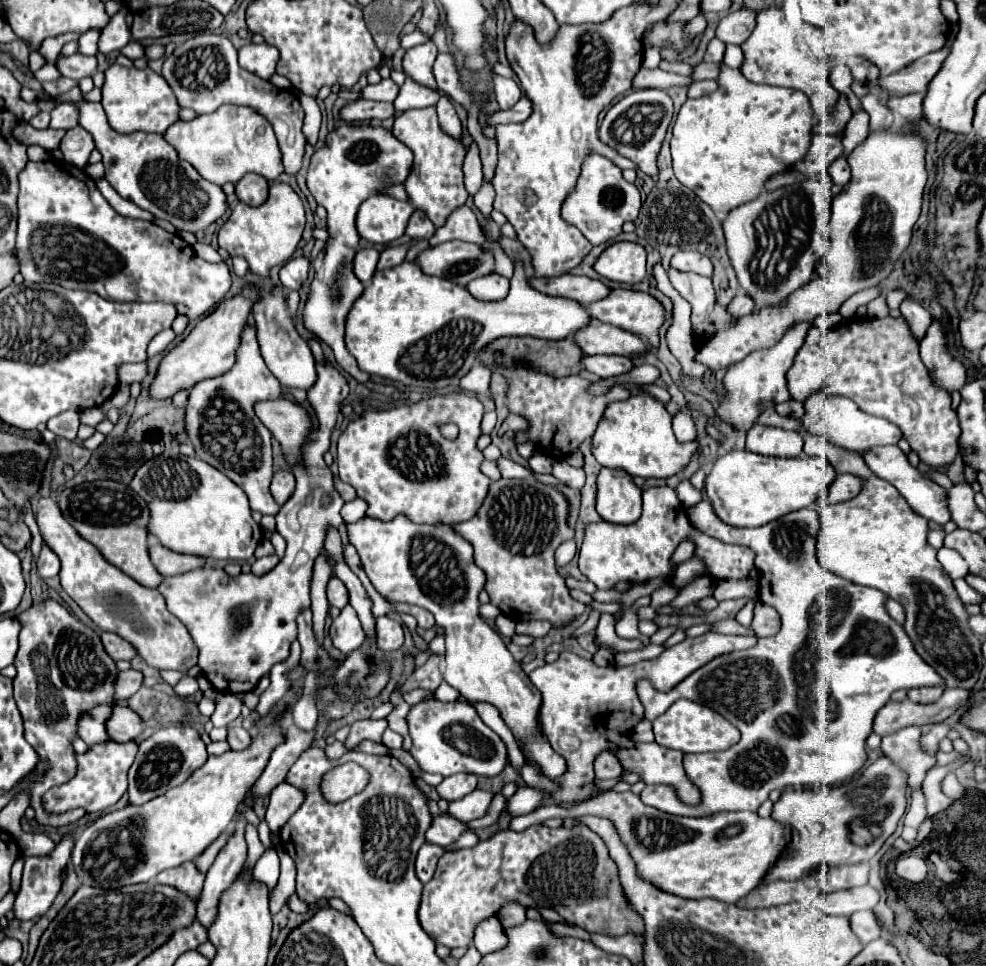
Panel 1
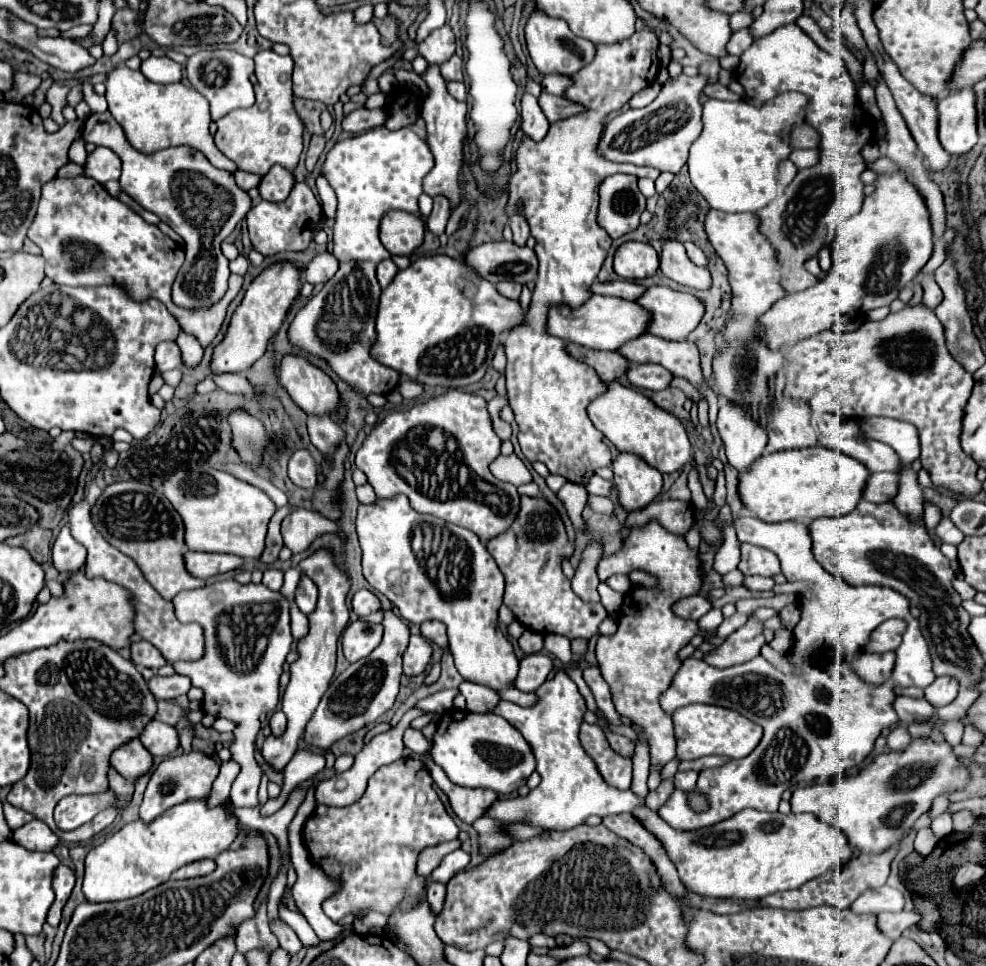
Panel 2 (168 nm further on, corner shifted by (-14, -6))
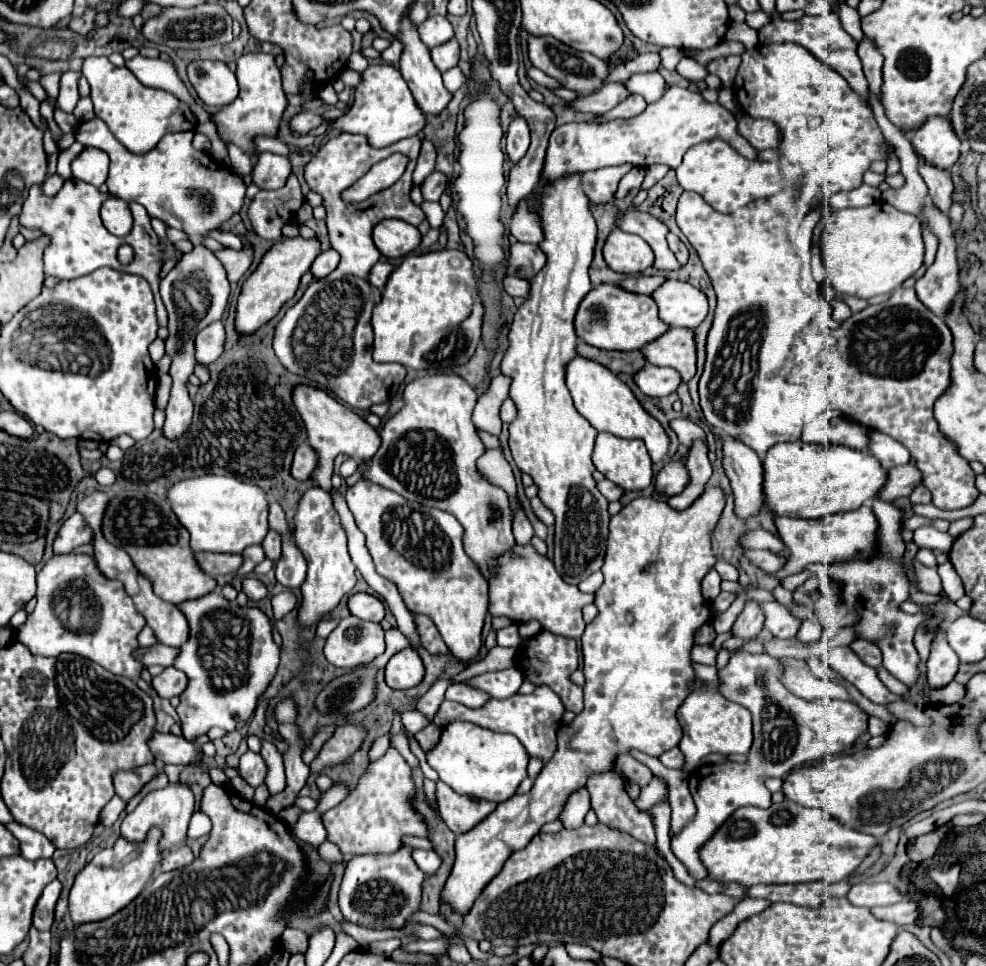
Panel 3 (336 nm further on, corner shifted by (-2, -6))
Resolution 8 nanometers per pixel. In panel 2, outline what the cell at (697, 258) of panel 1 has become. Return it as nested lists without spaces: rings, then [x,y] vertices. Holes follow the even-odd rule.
[[[685,243],[685,249],[687,249],[689,259],[691,259],[695,265],[699,265],[699,267],[707,267],[707,257],[705,257],[705,253],[703,253],[697,245],[693,245],[693,243]]]

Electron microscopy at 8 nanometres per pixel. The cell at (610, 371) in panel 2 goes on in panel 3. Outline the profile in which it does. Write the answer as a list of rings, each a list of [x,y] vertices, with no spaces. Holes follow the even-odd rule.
[[[579,341],[577,353],[609,367],[613,373],[635,375],[639,369],[643,369],[647,365],[643,351],[599,351],[597,347],[591,347],[591,345]]]

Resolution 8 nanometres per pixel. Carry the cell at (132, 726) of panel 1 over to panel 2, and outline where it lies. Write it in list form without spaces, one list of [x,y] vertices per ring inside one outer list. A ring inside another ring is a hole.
[[[151,719],[151,723],[147,723],[147,727],[139,735],[139,739],[141,739],[143,747],[147,747],[147,751],[151,751],[151,755],[159,755],[159,757],[171,755],[179,745],[177,731],[171,725],[161,723],[157,719]]]

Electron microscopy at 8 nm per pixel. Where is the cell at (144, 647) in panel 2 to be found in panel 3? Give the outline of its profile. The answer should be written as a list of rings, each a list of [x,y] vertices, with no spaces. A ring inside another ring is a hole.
[[[153,645],[149,649],[139,649],[137,659],[143,665],[161,665],[161,667],[169,667],[175,663],[175,655],[179,655],[179,649],[175,647],[167,647],[167,645]]]

